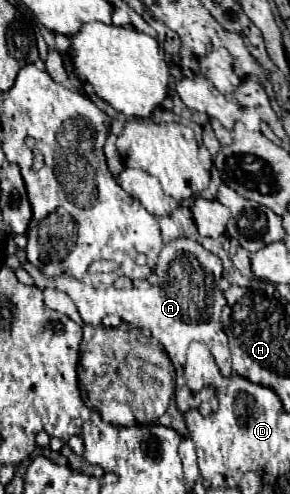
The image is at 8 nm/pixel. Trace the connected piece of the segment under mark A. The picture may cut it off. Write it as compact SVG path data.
M188 237L182 239L174 239L170 243L166 243L160 251L160 257L156 261L156 275L158 275L158 283L148 287L148 289L116 289L116 287L108 287L106 291L102 289L94 289L74 277L56 277L56 279L46 279L32 263L24 263L22 265L28 275L34 279L36 287L44 285L44 287L52 287L52 289L60 289L64 291L74 305L78 307L78 313L82 317L82 321L86 325L100 325L100 321L114 313L118 315L122 321L132 323L134 327L140 327L142 331L150 331L154 335L154 339L158 339L172 365L176 371L176 405L180 411L188 411L188 409L204 409L204 415L216 411L216 397L212 389L204 389L196 395L192 395L186 385L184 385L184 377L182 377L182 365L184 365L184 353L188 349L188 345L192 341L204 341L216 363L220 365L220 371L224 375L230 375L232 371L232 353L228 349L228 337L222 329L220 323L220 313L226 305L226 299L222 295L222 291L216 285L216 277L214 277L214 269L220 267L218 265L218 257L212 255L210 251L206 251L198 241L192 241Z

